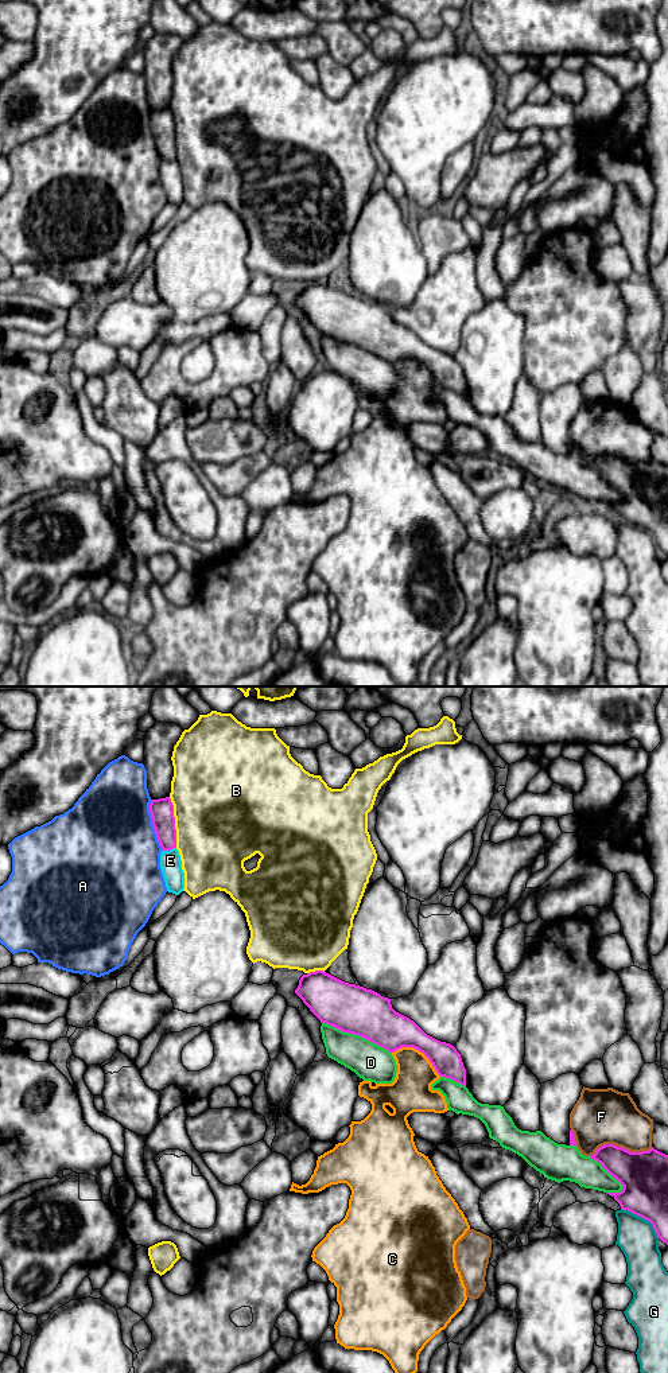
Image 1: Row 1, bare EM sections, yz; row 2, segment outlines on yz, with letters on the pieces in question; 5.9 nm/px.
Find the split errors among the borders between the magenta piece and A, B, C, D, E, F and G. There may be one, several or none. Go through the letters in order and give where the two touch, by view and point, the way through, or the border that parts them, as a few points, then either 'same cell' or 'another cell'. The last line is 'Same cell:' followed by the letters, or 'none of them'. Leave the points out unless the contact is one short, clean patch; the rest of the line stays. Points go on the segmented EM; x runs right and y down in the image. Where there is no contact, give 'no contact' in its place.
A: yz (152, 824) | another cell
B: yz (174, 823) | another cell
C: yz (419, 1050) | another cell
D: yz (357, 1034) | same cell
E: yz (169, 850) | another cell
F: yz (621, 1147) | another cell
G: yz (643, 1217) | another cell
Same cell: D

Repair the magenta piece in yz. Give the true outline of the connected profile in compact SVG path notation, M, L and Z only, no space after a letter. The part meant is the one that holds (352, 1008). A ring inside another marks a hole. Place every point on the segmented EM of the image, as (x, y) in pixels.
M323 971L303 975L295 993L321 1020L322 1039L329 1058L350 1069L364 1081L392 1084L397 1073L392 1053L401 1047L419 1050L440 1076L431 1085L431 1089L439 1090L444 1096L448 1111L479 1119L490 1139L521 1156L544 1178L558 1183L563 1181L575 1182L580 1187L611 1195L622 1210L649 1221L657 1237L668 1245L668 1155L653 1147L649 1151L630 1152L614 1144L605 1144L594 1155L584 1156L578 1150L571 1129L568 1146L555 1143L541 1131L521 1131L514 1125L504 1106L481 1104L473 1097L466 1088L466 1069L457 1049L427 1035L413 1020L396 1012L392 1008L391 999L372 989L345 983Z

